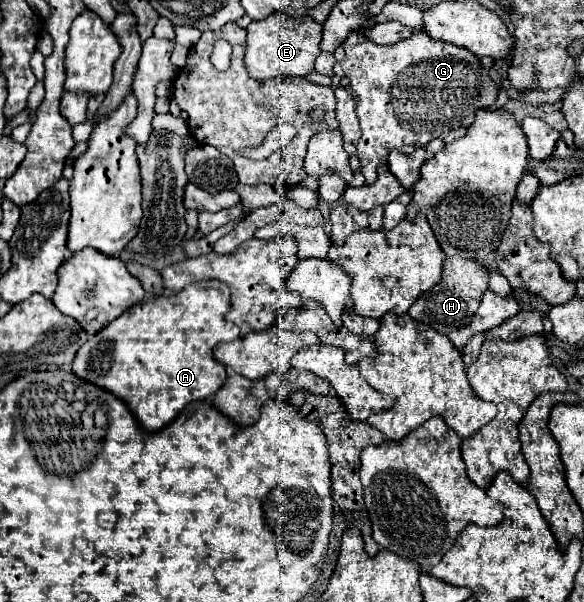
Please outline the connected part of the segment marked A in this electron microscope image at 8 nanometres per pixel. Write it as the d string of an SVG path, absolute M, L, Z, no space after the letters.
M205 280L179 294L157 296L123 312L113 324L89 336L77 352L71 372L127 404L147 432L171 424L181 408L211 398L227 380L227 370L213 360L213 348L239 338L239 328L225 320L229 286Z

